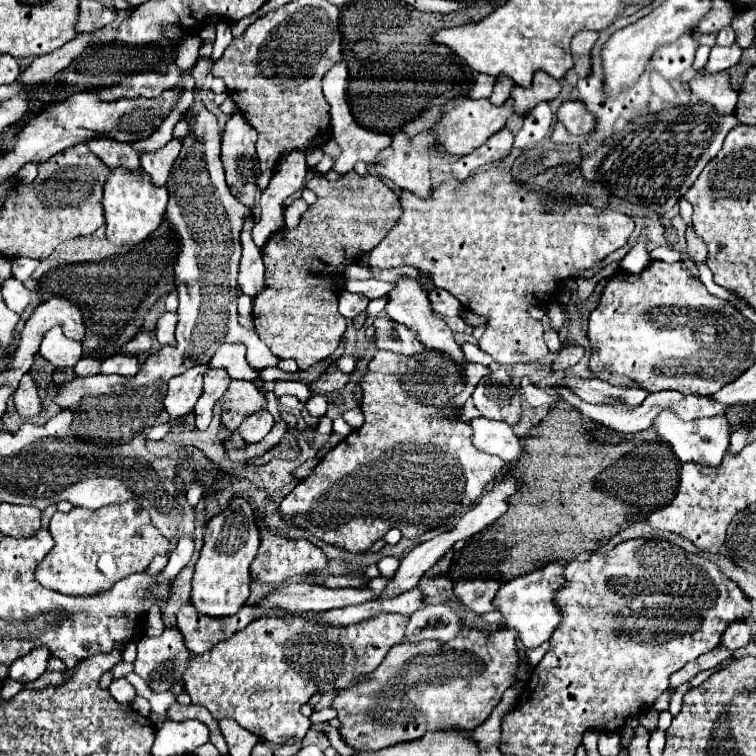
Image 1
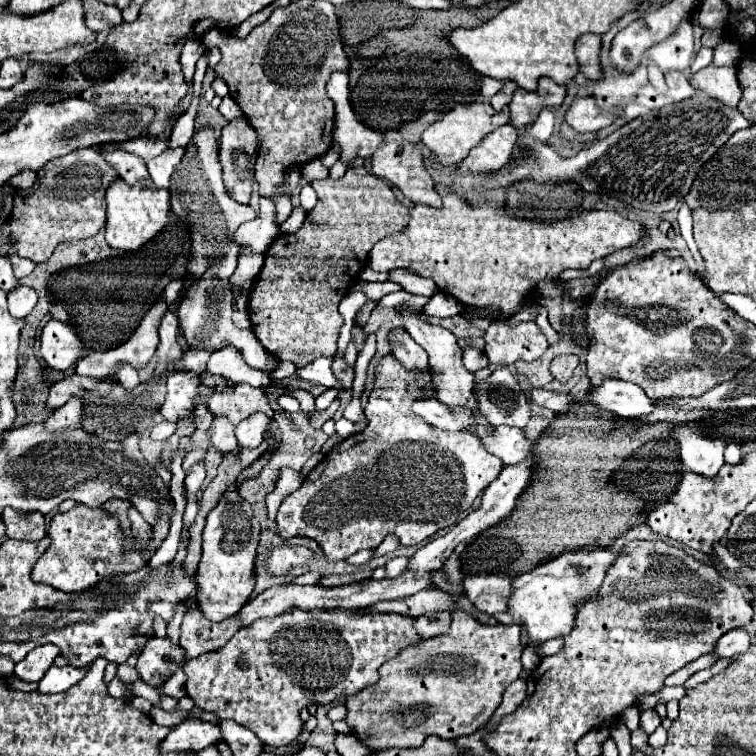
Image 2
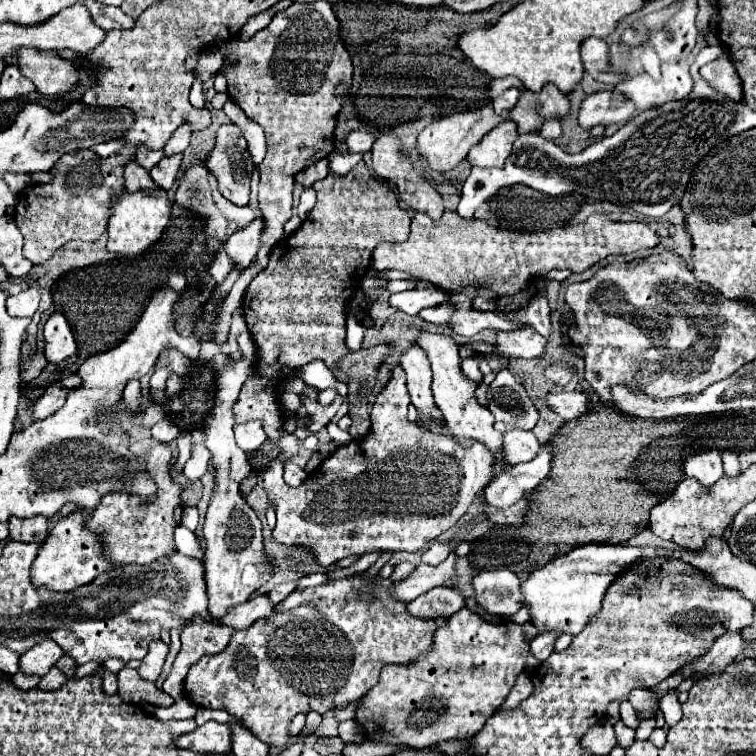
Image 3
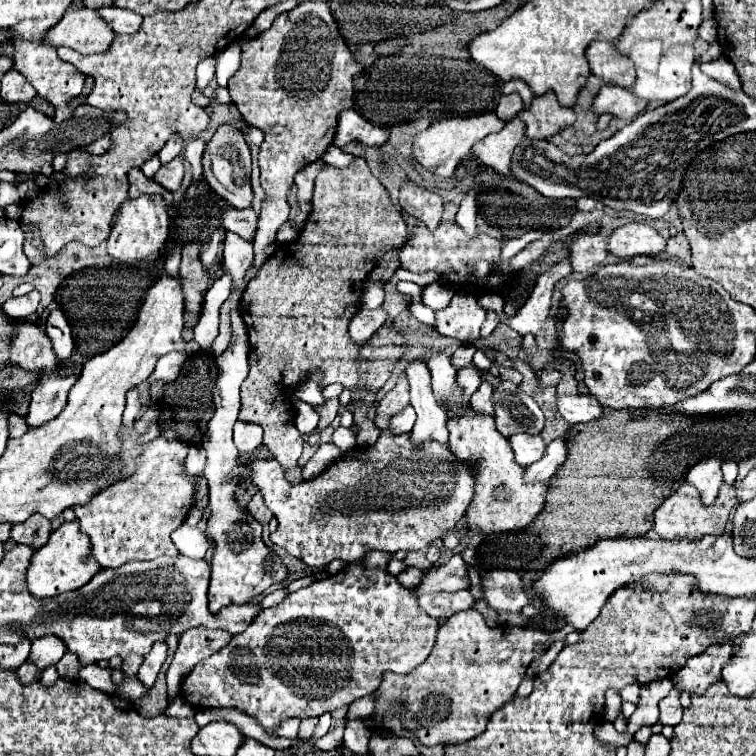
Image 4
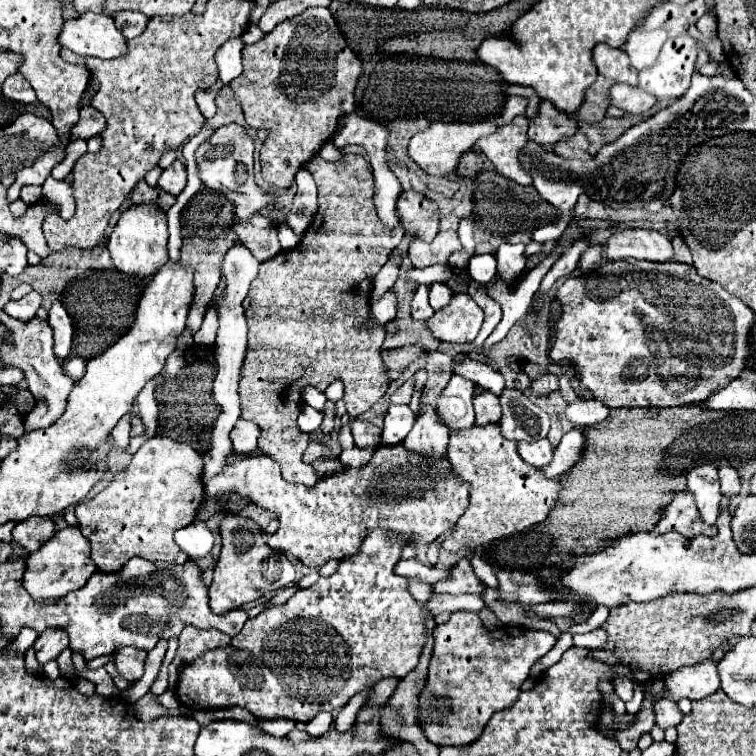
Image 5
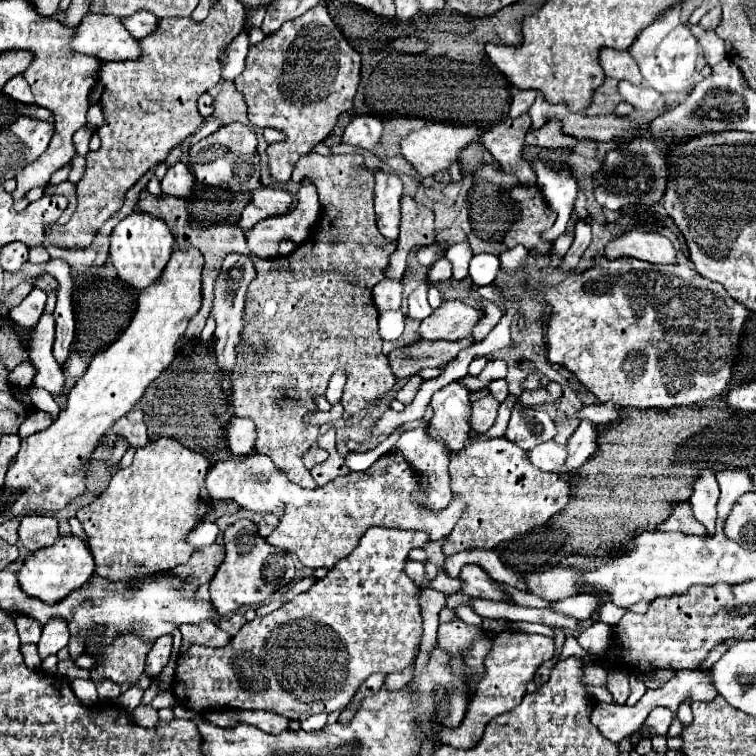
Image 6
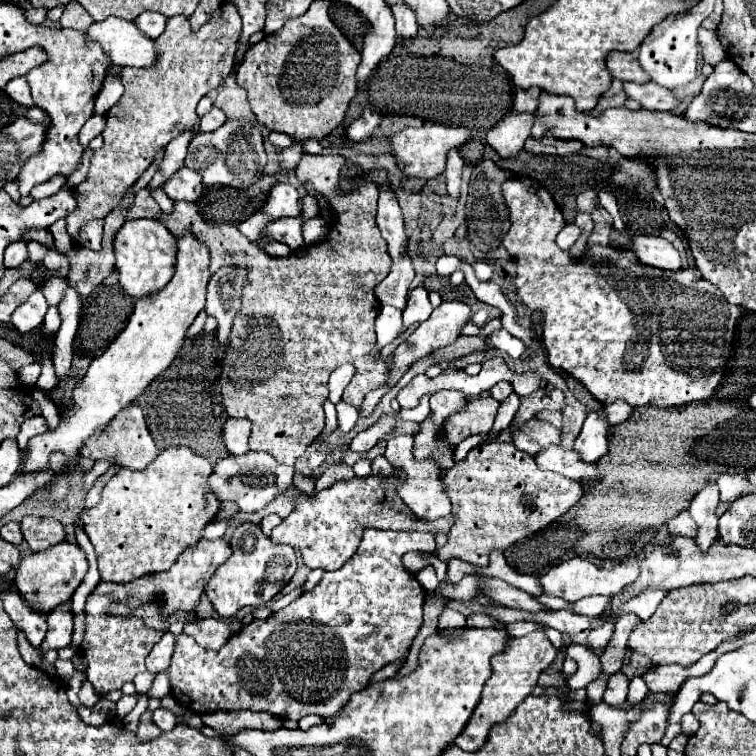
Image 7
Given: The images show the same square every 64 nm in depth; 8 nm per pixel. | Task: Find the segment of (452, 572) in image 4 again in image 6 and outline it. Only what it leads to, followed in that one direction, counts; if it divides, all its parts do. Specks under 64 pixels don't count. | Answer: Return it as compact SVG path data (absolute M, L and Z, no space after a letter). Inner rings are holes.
M466 564L460 570L460 594L466 596L478 596L478 598L488 598L488 600L510 600L506 594L506 588L502 584L496 584L480 566L476 564Z

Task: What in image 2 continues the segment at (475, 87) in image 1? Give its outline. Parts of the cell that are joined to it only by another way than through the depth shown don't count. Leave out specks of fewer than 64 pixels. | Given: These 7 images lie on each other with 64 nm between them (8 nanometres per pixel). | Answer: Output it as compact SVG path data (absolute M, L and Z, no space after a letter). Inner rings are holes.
M482 76L482 88L478 90L480 98L490 98L494 96L500 88L502 88L502 80L494 80L494 78L488 78L488 76Z

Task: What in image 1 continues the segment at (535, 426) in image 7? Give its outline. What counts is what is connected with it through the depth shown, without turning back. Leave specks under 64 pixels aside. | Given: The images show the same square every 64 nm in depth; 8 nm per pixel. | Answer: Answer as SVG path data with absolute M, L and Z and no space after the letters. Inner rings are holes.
M504 368L484 376L474 388L472 400L484 418L514 424L522 414L522 396Z

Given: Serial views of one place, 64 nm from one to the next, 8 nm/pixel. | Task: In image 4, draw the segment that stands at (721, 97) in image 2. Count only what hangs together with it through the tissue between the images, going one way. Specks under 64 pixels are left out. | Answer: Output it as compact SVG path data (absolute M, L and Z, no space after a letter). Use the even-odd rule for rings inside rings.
M720 56L720 58L716 58L716 60L708 62L708 64L702 64L700 68L702 68L702 72L706 76L718 80L720 84L724 84L724 86L728 86L728 88L732 88L736 92L742 88L740 78L736 76L736 68L732 66L732 62L726 56Z

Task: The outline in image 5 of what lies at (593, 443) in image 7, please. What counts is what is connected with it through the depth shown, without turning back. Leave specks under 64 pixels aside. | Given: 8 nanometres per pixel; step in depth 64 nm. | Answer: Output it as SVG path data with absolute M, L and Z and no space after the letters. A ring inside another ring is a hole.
M576 426L568 434L562 436L560 444L556 446L552 464L548 464L548 468L540 468L540 472L544 472L544 476L552 476L552 478L564 474L568 468L572 468L576 464L582 450L584 450L584 434L582 434L582 428Z

